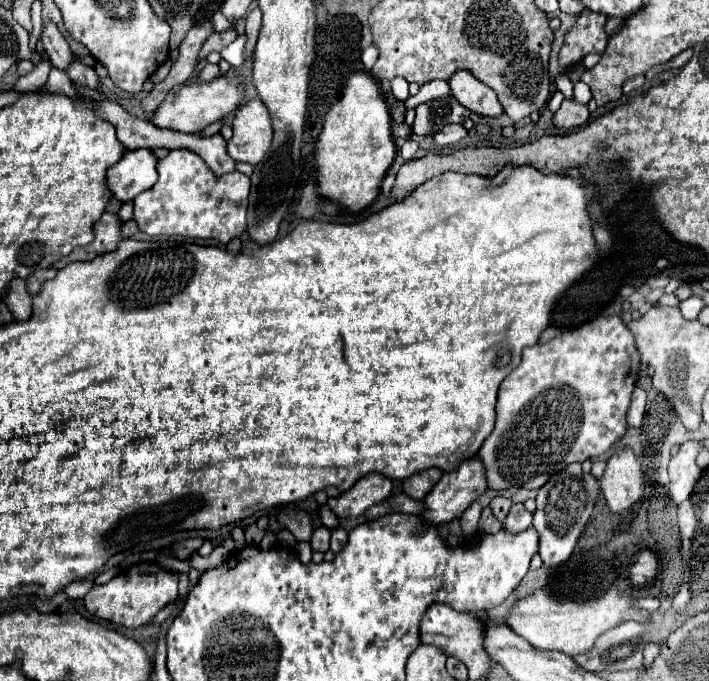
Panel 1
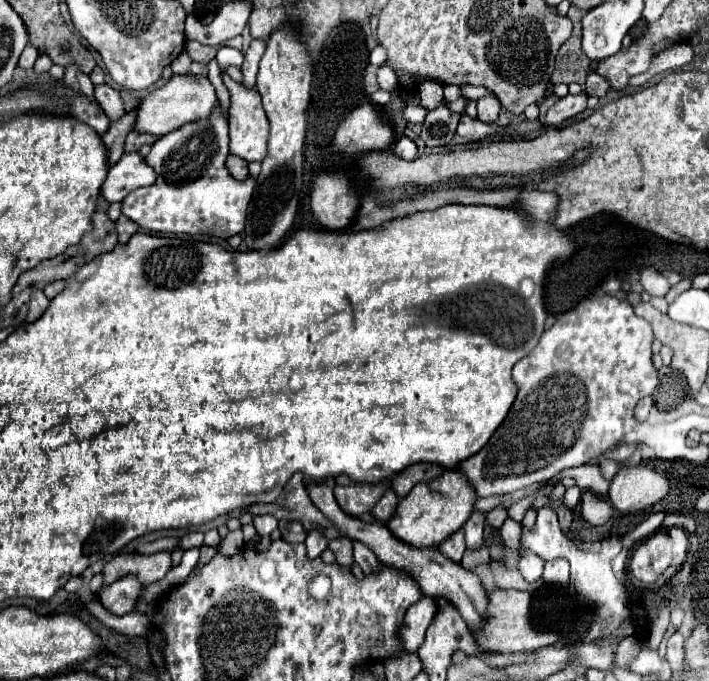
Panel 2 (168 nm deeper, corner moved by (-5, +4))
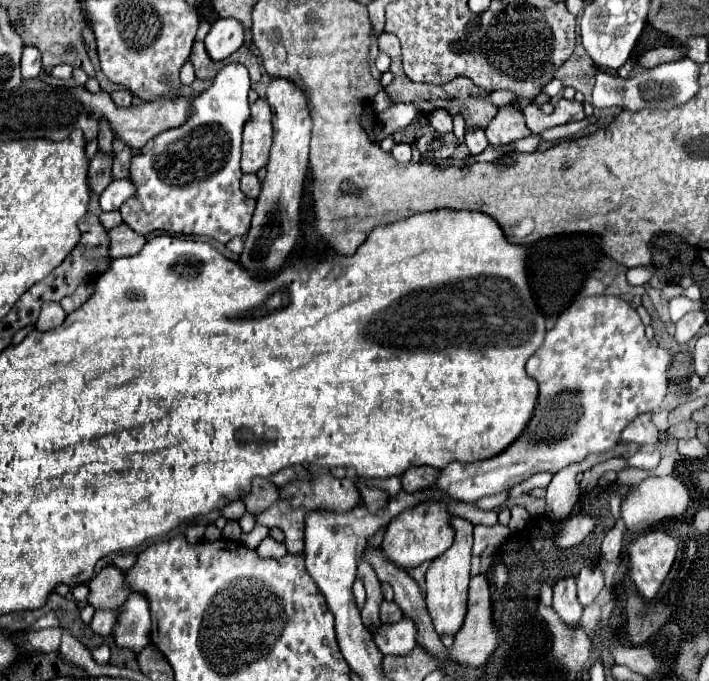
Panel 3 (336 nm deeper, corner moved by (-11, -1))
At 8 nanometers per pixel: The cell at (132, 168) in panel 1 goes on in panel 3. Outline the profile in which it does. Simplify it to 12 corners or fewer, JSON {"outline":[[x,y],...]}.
{"outline":[[128,179],[112,181],[100,195],[102,211],[118,211],[136,187]]}

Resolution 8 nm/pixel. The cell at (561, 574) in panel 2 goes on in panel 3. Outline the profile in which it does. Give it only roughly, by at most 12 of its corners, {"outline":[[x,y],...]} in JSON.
{"outline":[[572,577],[554,585],[552,607],[572,629],[580,627],[584,607]]}

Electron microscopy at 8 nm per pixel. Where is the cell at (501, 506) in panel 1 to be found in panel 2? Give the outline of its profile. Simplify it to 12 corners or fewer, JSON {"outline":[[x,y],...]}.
{"outline":[[510,516],[500,534],[508,548],[518,548],[520,524]]}

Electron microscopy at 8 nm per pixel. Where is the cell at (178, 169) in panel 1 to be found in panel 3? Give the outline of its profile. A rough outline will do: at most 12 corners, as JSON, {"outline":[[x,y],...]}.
{"outline":[[244,65],[132,157],[142,235],[248,233]]}

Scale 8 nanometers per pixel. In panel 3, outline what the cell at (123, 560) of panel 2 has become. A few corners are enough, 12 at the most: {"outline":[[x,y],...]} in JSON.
{"outline":[[104,567],[88,583],[88,603],[116,609],[130,595],[124,573]]}

